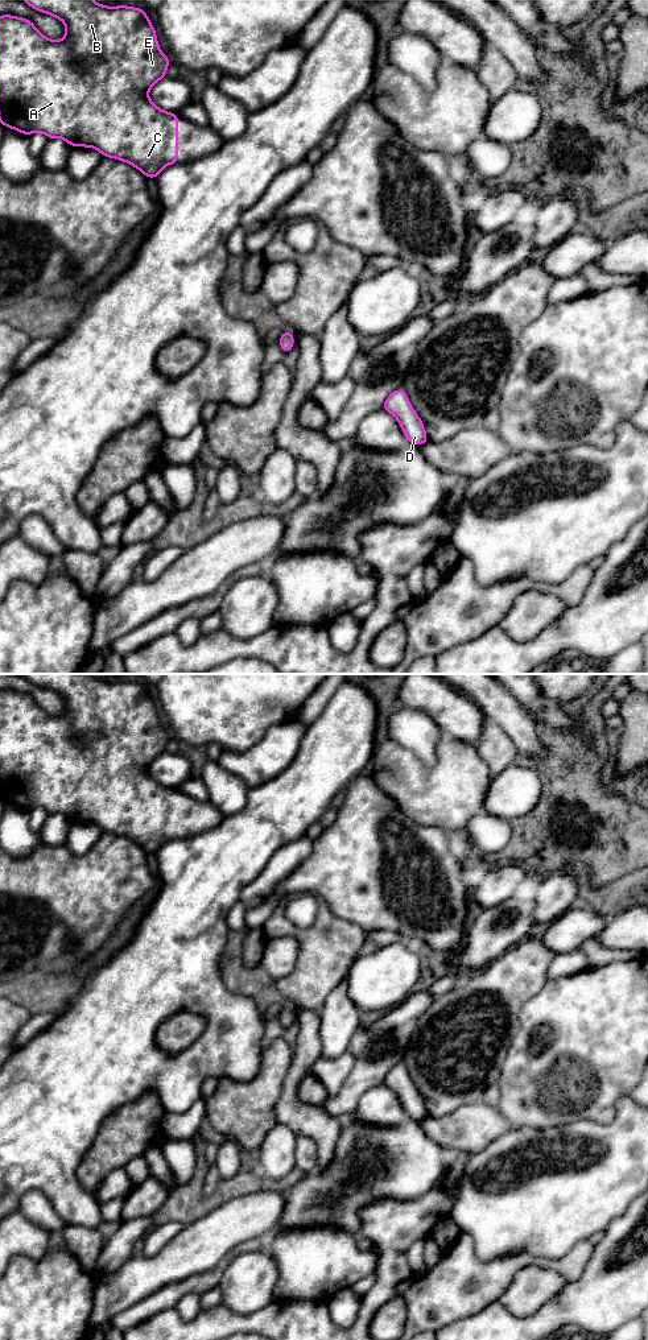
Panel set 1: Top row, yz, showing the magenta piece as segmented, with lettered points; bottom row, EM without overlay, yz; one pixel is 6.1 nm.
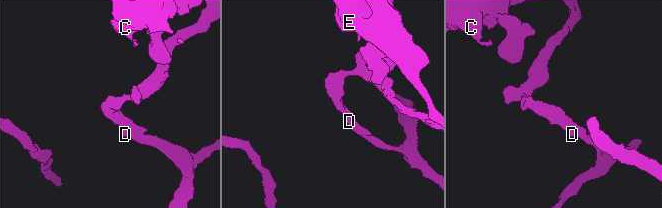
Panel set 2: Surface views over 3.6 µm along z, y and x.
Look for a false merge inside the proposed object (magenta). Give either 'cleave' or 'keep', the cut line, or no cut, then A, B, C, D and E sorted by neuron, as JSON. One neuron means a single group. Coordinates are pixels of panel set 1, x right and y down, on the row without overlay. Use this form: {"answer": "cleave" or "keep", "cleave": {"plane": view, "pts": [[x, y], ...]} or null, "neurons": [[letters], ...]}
{"answer": "keep", "cleave": null, "neurons": [["A", "B", "C", "D", "E"]]}

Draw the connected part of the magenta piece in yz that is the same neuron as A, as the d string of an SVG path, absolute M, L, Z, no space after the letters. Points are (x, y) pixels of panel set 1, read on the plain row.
M21 674L30 683L54 691L66 702L66 708L62 715L53 716L45 712L34 699L24 692L1 690L0 691L0 798L5 803L12 803L26 811L41 807L48 814L63 814L70 822L94 823L103 832L111 832L117 836L124 836L140 845L148 853L157 853L164 843L178 838L178 790L158 783L149 774L149 765L162 753L166 752L166 744L170 739L157 716L156 704L146 691L145 686L136 682L102 681L91 674Z

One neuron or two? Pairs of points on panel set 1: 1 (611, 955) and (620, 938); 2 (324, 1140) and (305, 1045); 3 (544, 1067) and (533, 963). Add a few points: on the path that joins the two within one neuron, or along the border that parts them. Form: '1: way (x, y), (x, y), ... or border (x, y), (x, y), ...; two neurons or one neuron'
1: border (594, 938), (605, 946), (630, 948), (634, 952); two neurons
2: way (304, 1116), (292, 1104), (292, 1080), (298, 1068); one neuron
3: border (548, 977), (545, 984), (523, 1005), (519, 1020); two neurons

